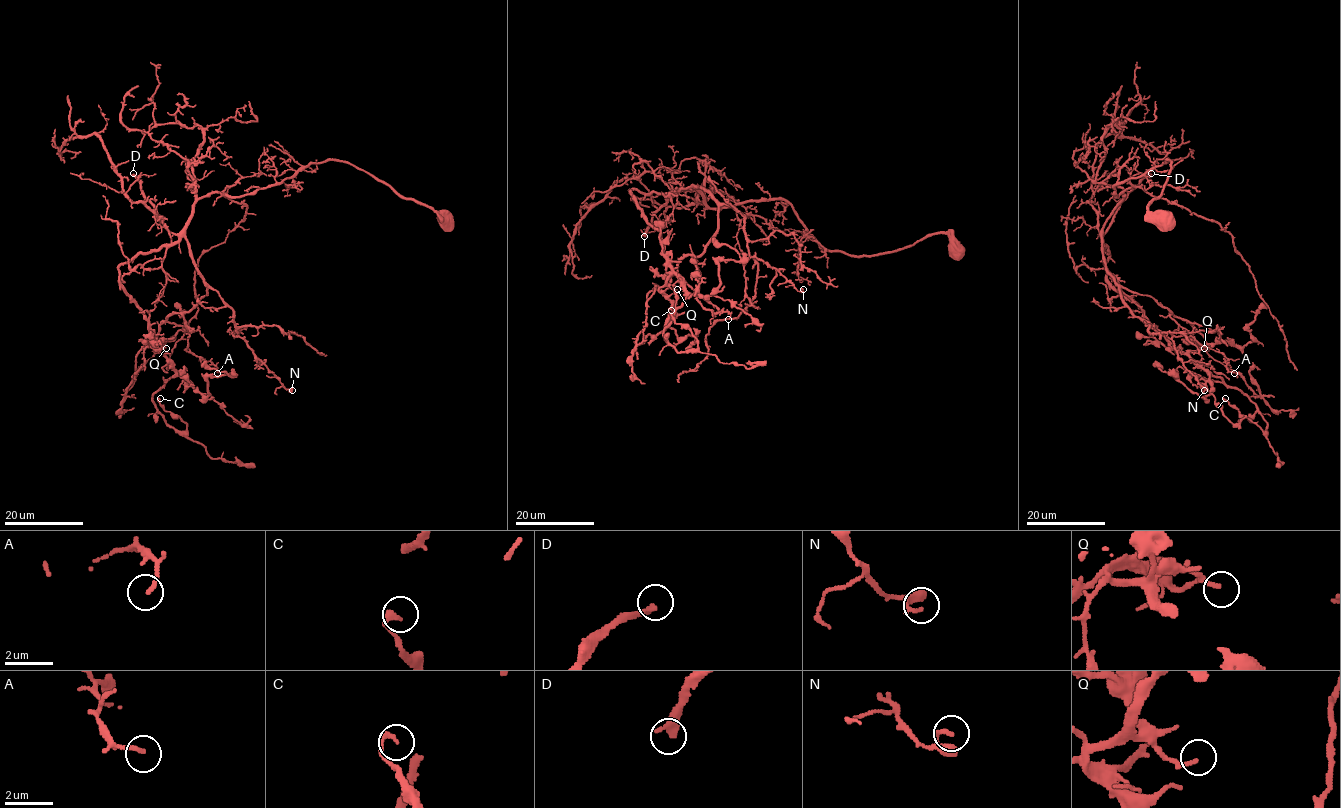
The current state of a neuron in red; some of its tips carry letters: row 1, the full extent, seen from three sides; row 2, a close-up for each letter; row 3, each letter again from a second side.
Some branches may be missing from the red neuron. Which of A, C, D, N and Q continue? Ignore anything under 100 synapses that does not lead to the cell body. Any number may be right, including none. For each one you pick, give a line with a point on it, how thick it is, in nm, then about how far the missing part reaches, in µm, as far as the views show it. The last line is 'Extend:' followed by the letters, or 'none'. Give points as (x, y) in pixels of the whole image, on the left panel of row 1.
D: at (133, 173); 300 nm thick; about 80 µm are missing
Extend: D

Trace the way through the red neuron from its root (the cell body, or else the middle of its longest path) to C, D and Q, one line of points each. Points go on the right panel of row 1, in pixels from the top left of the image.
C: (1166, 223), (1148, 205), (1168, 159), (1115, 185), (1106, 267), (1265, 430), (1225, 398)
D: (1166, 223), (1148, 205), (1166, 182), (1168, 159), (1115, 185), (1122, 199), (1103, 233), (1119, 203), (1151, 173)
Q: (1166, 223), (1148, 205), (1168, 159), (1115, 185), (1122, 199), (1103, 229), (1106, 267), (1175, 349), (1204, 348)

